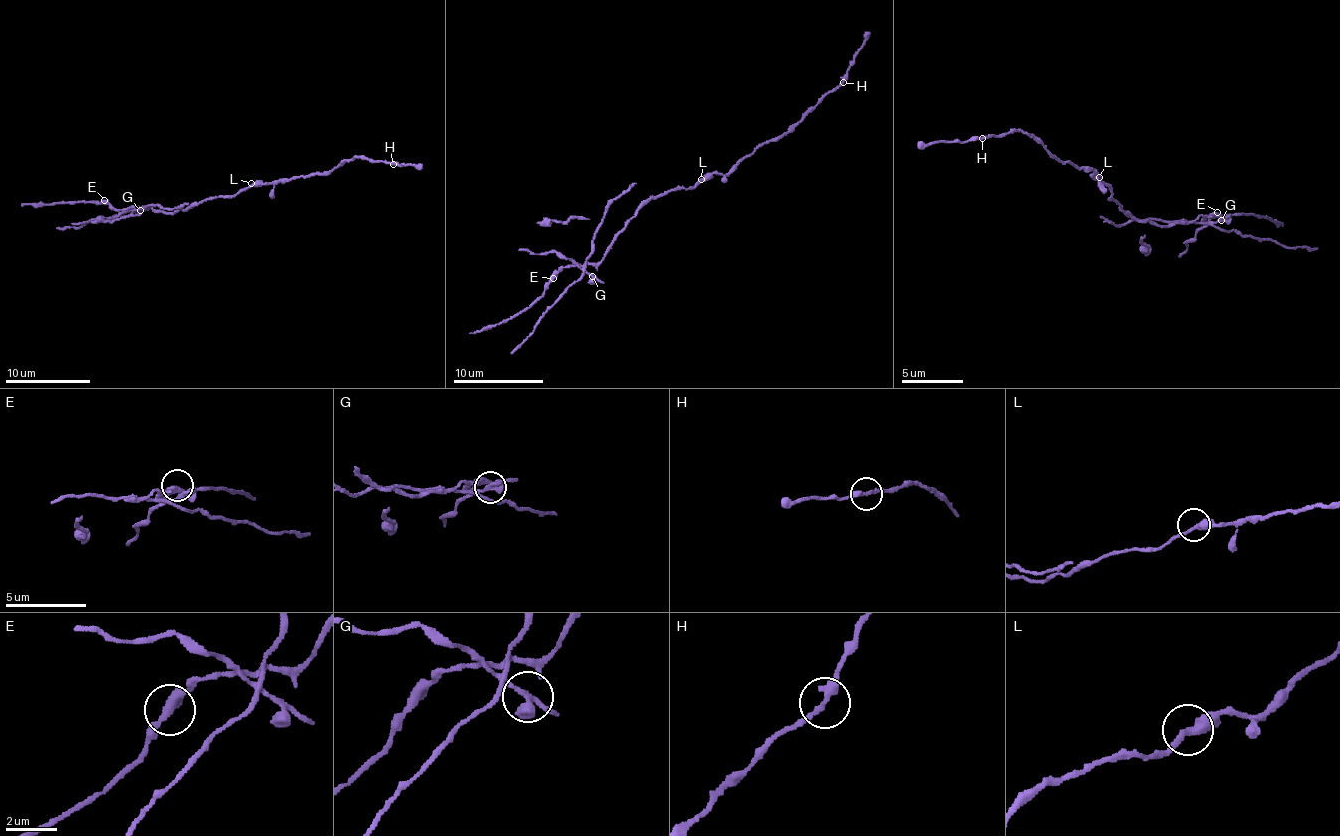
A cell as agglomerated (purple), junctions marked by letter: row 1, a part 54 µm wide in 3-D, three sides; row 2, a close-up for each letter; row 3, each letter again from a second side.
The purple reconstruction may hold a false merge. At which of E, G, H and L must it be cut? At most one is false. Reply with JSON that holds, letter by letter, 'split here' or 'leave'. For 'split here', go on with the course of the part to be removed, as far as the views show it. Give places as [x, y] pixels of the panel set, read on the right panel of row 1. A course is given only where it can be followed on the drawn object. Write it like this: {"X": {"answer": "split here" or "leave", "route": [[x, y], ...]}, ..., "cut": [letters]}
{"E": {"answer": "leave"}, "G": {"answer": "split here", "route": [[1222, 220], [1215, 225], [1291, 246], [1318, 247]]}, "H": {"answer": "leave"}, "L": {"answer": "leave"}, "cut": ["G"]}

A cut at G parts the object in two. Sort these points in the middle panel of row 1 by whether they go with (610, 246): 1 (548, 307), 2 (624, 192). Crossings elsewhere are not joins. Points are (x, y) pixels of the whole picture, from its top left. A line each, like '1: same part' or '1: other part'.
1: other part
2: other part

